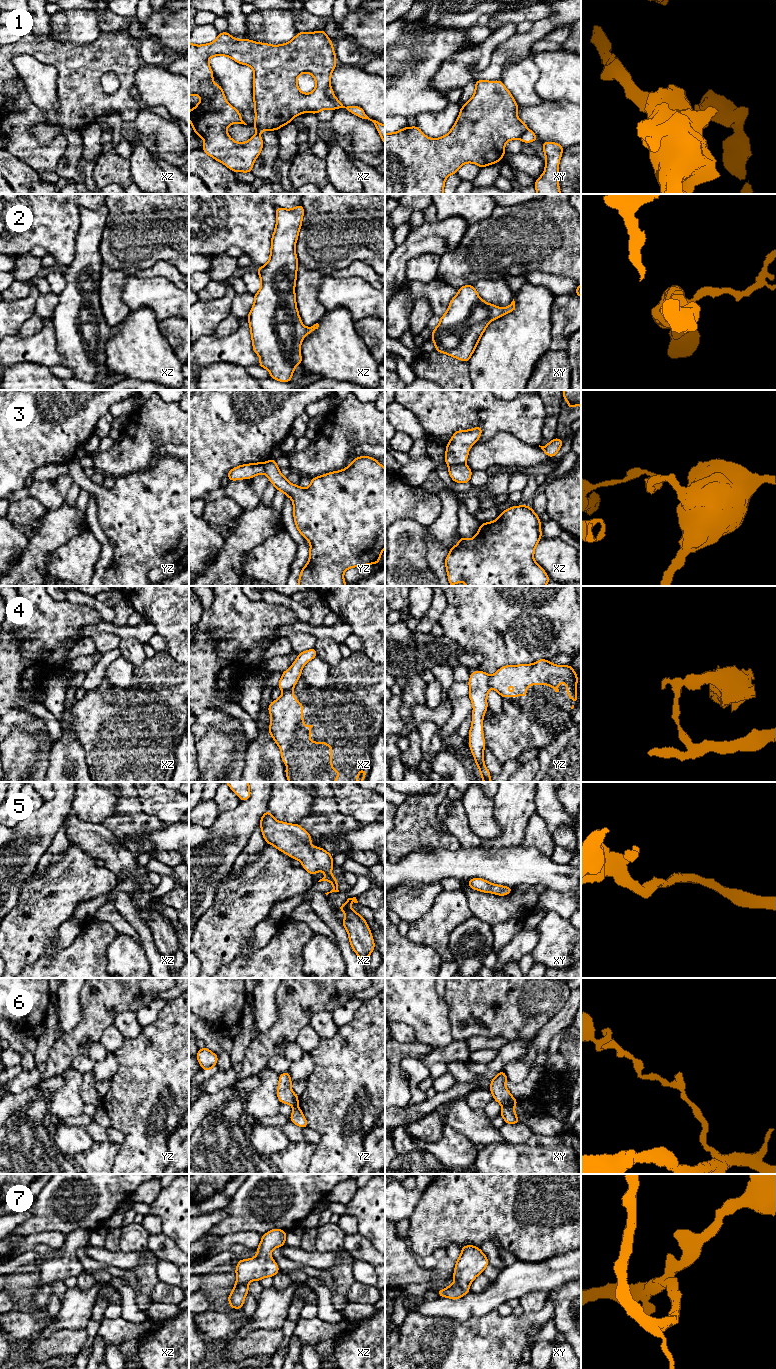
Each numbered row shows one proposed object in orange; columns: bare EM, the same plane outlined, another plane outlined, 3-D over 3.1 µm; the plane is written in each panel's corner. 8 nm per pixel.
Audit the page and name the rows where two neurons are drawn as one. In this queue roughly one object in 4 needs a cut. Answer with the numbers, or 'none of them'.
1, 3, 4, 6

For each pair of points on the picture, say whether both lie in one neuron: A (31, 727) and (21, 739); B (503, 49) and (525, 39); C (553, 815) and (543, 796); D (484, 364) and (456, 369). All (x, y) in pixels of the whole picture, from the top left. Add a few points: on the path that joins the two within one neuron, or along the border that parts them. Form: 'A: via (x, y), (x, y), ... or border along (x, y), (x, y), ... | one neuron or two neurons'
A: border along (47, 731), (29, 733), (14, 729), (10, 733) | two neurons
B: via (508, 49), (513, 49), (520, 44) | one neuron
C: via (551, 810), (547, 801) | one neuron
D: border along (467, 363), (471, 379) | two neurons

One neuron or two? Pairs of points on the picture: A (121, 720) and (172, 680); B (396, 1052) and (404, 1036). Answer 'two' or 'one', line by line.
A: one
B: two

